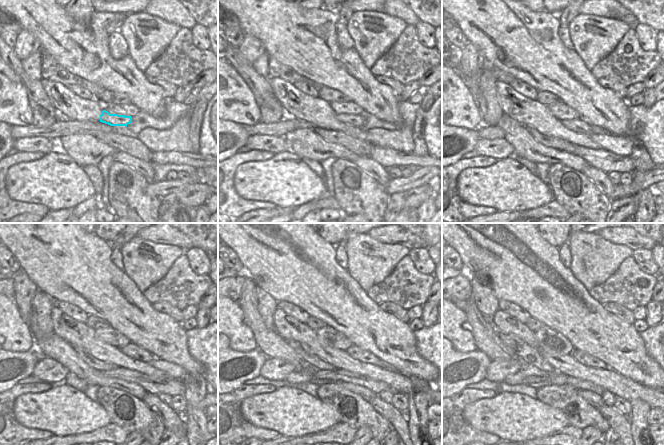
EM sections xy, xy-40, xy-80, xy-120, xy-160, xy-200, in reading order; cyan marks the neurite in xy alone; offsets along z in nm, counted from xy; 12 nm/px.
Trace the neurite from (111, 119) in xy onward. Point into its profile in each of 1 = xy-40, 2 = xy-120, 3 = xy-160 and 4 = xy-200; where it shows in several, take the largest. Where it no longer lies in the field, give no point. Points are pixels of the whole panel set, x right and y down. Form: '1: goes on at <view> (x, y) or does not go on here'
1: goes on at xy-40 (355, 120)
2: goes on at xy-120 (133, 351)
3: goes on at xy-160 (356, 352)
4: goes on at xy-200 (584, 358)

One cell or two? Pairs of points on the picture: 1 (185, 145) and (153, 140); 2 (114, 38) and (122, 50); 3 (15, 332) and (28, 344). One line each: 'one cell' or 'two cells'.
1: one cell
2: one cell
3: one cell

